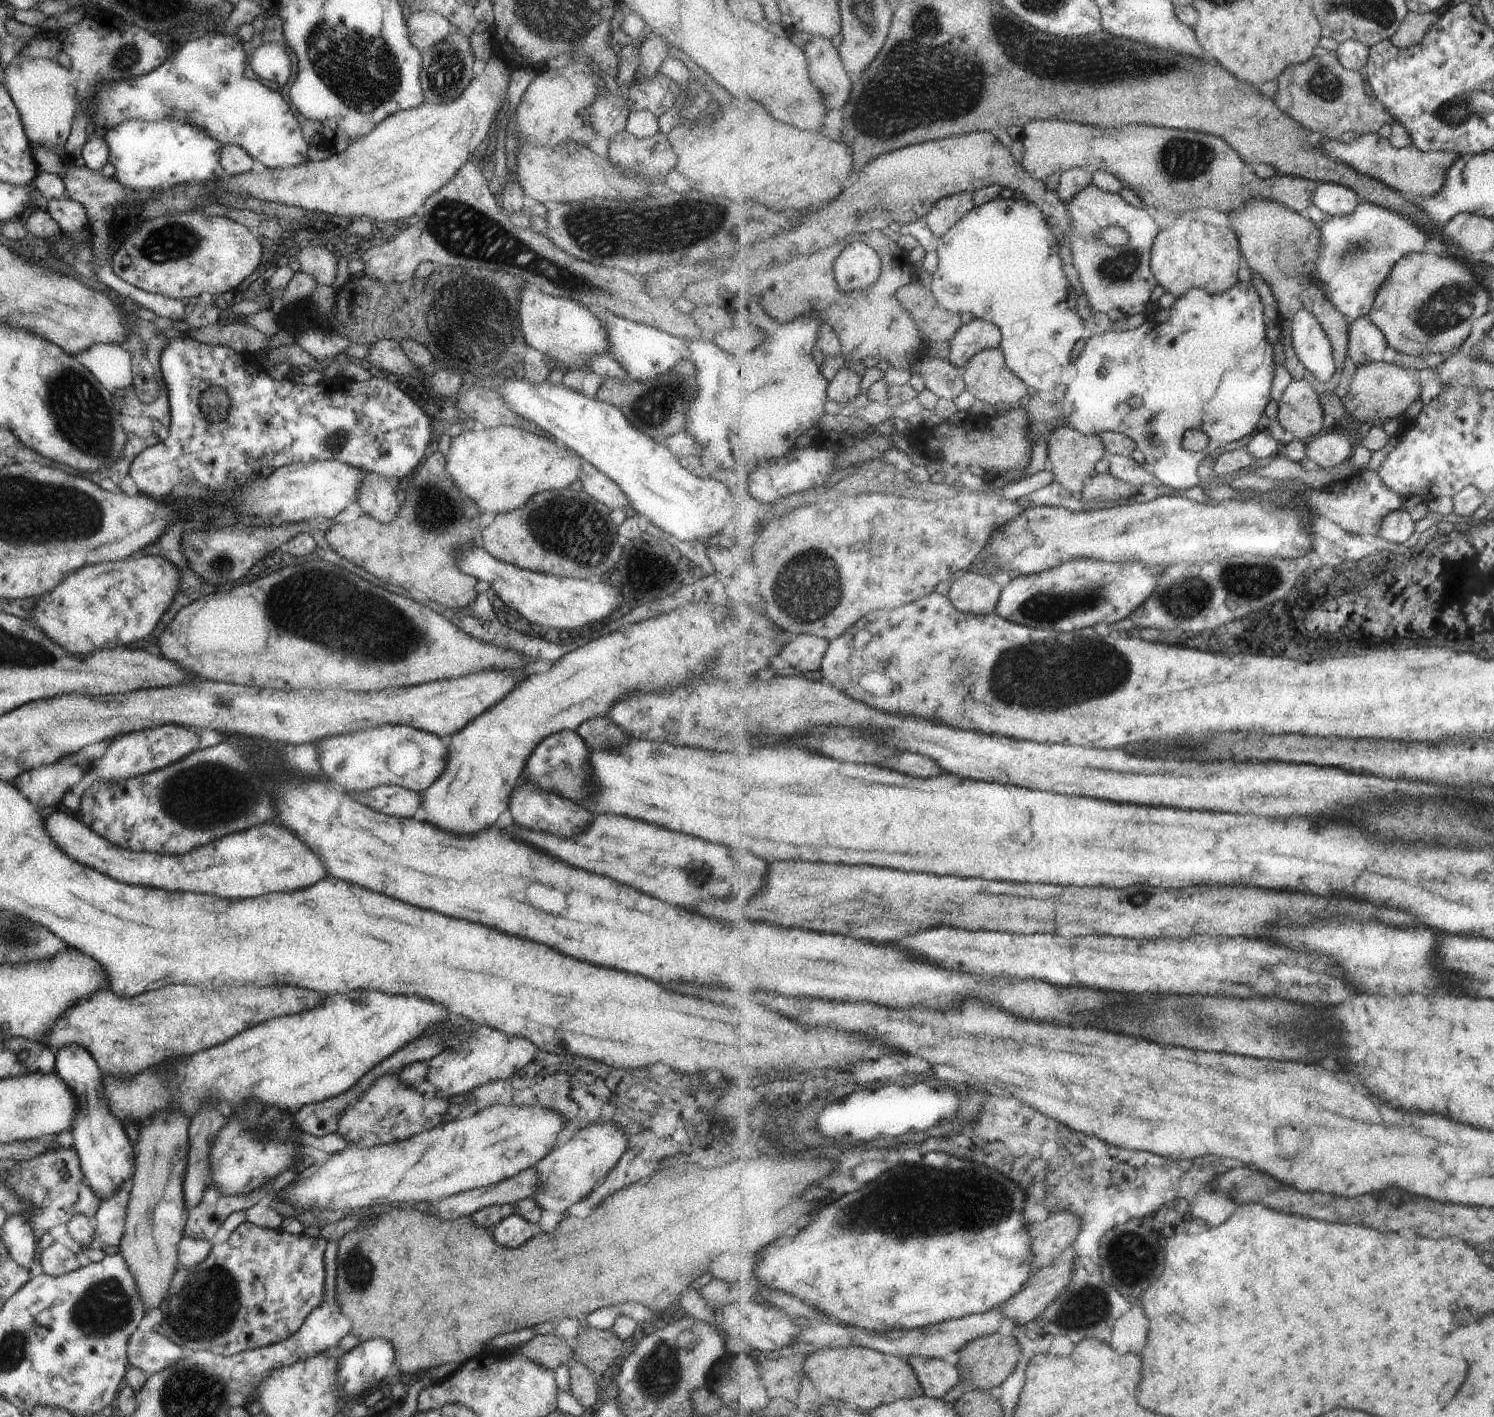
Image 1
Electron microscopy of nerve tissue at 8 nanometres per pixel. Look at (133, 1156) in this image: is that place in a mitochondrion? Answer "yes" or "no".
no

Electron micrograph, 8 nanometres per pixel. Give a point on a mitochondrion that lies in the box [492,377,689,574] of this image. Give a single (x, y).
(565, 531)

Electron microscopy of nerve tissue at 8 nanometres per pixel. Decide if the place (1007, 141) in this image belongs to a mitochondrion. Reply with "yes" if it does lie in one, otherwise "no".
no

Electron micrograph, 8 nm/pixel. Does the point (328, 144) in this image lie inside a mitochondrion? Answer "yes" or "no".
no

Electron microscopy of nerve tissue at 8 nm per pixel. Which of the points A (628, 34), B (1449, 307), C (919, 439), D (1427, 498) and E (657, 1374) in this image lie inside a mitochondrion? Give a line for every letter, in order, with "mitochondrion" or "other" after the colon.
A: other
B: mitochondrion
C: other
D: other
E: mitochondrion

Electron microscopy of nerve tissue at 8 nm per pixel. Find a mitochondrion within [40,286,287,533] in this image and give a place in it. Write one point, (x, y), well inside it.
(80, 411)

